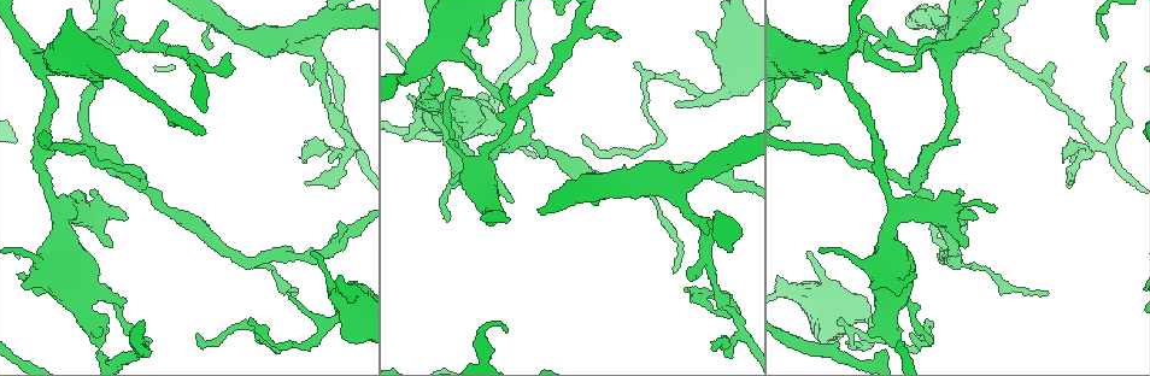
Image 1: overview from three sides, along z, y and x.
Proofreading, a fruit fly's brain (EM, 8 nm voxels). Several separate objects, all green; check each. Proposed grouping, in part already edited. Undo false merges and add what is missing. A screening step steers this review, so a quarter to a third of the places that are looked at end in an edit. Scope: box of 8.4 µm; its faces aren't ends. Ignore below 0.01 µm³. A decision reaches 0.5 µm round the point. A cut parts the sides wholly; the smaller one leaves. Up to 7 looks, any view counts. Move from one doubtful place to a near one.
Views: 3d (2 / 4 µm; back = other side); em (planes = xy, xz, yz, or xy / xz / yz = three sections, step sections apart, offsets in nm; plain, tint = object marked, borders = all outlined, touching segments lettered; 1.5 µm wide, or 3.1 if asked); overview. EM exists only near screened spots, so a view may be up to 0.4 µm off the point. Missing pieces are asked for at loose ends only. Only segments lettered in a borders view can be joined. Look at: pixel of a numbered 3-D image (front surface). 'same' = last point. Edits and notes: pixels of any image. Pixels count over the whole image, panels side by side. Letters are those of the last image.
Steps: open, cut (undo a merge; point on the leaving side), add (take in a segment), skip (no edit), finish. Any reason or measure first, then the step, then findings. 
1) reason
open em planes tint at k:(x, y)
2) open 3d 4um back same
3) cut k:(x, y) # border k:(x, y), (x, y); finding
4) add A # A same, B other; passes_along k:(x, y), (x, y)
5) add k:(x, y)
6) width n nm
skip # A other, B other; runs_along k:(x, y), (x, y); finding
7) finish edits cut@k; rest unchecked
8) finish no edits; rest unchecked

free end
open em planes borders at 1:(997, 207)

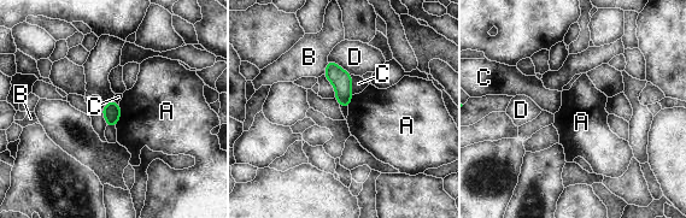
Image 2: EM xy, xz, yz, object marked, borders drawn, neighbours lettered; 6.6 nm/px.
width 120 nm; longest_contact D 180 nm
skip # A other, B other, C other, D other; no lettered segment goes on from it

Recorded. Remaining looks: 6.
thick end
open em yz step 4 tint at 1:(411, 95)

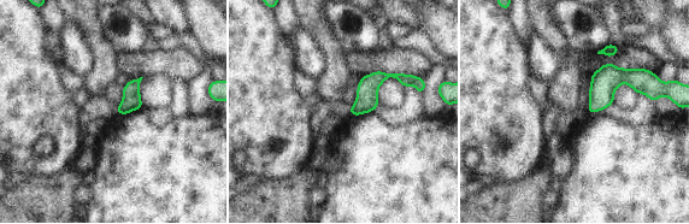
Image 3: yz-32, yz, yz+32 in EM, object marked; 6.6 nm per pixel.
open em planes borders same

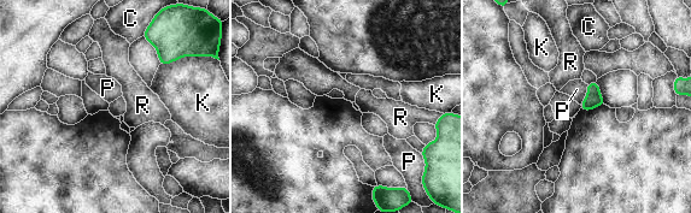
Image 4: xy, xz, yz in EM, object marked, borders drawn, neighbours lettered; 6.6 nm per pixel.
skip # C other, K other, P other, R other; border 4:(587, 84), (587, 94), (580, 105); no lettered segment goes on from it

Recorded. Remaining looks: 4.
branch stops here
open em planes tint at 1:(560, 14)

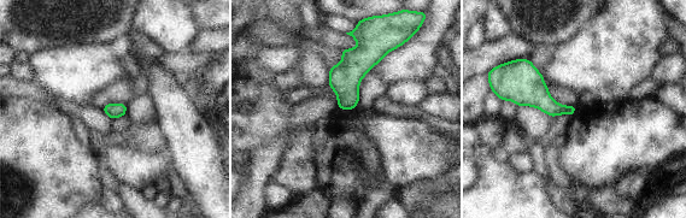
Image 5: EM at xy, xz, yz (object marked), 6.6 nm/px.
open em planes borders same

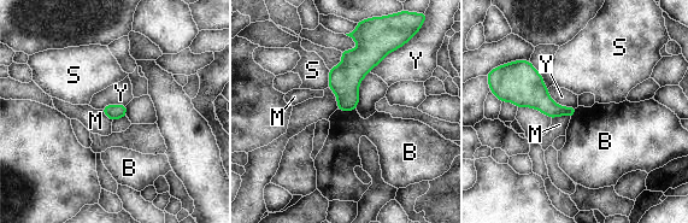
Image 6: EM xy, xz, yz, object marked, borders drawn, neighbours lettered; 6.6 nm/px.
longest_contact Y 240 nm
skip # B other, M other, S other, Y other; no lettered segment goes on from it

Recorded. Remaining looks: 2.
finish no edits; rest unchecked

